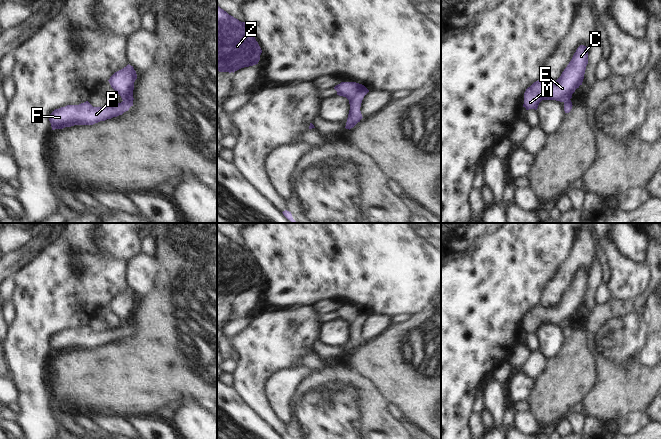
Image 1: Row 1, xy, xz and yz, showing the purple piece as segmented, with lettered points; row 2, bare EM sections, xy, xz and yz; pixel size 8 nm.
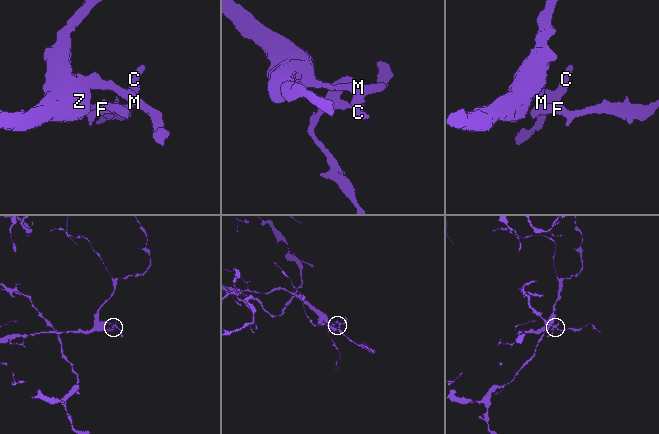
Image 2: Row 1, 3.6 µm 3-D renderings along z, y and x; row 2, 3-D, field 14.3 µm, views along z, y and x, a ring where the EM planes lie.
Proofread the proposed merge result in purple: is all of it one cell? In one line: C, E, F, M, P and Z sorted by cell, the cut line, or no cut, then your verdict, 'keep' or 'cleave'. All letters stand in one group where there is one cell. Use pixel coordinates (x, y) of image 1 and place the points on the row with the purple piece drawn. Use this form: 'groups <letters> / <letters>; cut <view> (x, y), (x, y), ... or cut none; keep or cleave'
groups C E M Z / F P; cut xy (123, 100), (128, 103), (129, 107); cleave

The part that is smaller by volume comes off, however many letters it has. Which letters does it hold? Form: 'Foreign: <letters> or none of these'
Foreign: F, P

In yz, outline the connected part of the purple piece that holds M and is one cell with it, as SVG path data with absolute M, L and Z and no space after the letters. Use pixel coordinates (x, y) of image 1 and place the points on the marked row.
M580 45L561 76L553 83L544 85L540 80L534 82L524 93L523 107L537 110L542 100L564 102L582 85L588 64L588 48Z

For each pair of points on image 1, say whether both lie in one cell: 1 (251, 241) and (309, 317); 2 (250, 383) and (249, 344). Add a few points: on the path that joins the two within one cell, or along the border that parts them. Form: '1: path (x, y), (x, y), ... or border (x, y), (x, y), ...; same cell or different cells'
1: border (310, 305), (293, 305), (283, 308); different cells
2: path (250, 373), (250, 354); same cell

